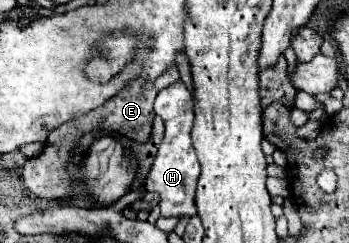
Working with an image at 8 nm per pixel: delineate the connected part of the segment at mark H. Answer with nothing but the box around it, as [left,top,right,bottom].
[146,83,200,217]

